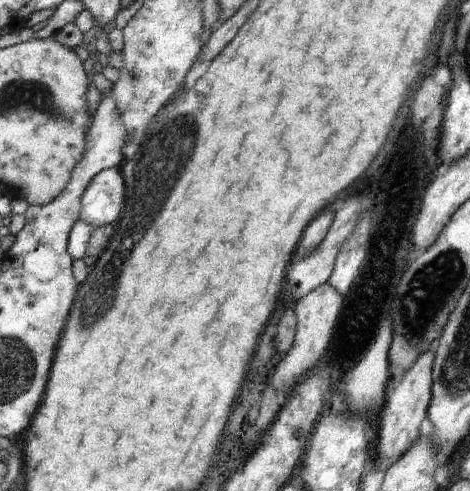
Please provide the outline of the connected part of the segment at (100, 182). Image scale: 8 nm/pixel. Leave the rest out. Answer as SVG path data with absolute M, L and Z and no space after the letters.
M120 168L105 169L95 176L83 196L80 220L85 220L94 228L117 226L127 192L125 184L126 180Z

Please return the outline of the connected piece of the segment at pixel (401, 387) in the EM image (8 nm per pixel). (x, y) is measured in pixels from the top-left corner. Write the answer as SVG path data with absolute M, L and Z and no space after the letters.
M432 347L417 356L413 366L405 370L405 374L398 377L398 381L392 382L384 392L384 401L379 410L379 430L377 434L377 458L385 460L382 469L395 464L403 452L419 438L420 432L425 429L426 410L430 401L431 364L433 364L434 351Z

